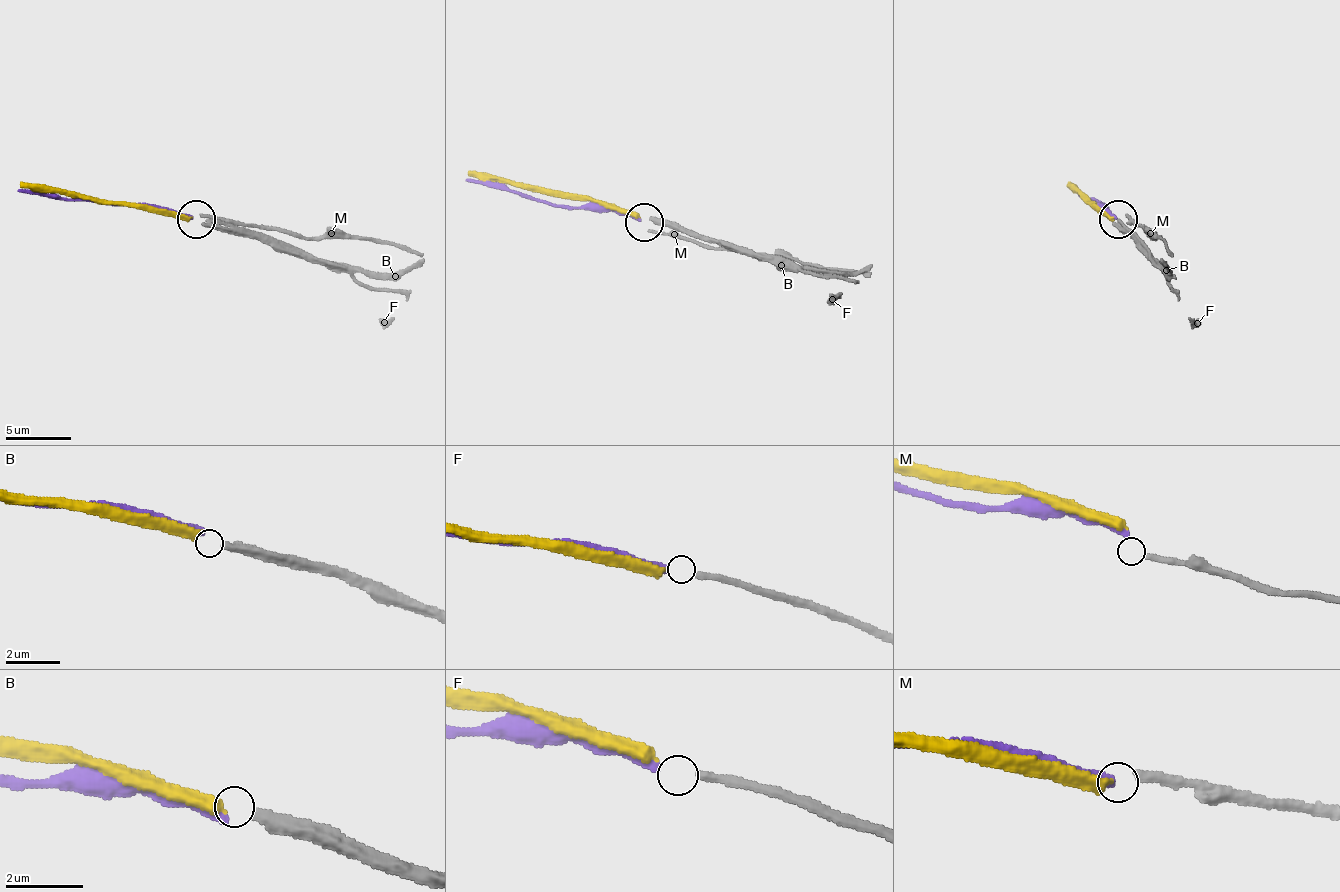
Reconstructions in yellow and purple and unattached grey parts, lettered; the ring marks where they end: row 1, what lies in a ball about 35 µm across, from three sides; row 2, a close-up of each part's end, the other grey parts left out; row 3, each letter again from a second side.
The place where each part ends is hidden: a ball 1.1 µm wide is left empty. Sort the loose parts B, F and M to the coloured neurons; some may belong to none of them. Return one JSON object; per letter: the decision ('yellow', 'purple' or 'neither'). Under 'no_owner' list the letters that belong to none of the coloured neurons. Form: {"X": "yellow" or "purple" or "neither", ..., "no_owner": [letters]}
{"B": "yellow", "F": "purple", "M": "neither", "no_owner": ["M"]}

